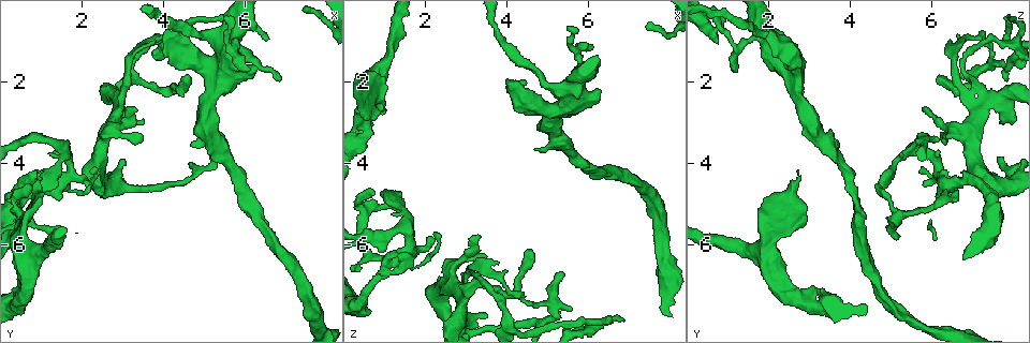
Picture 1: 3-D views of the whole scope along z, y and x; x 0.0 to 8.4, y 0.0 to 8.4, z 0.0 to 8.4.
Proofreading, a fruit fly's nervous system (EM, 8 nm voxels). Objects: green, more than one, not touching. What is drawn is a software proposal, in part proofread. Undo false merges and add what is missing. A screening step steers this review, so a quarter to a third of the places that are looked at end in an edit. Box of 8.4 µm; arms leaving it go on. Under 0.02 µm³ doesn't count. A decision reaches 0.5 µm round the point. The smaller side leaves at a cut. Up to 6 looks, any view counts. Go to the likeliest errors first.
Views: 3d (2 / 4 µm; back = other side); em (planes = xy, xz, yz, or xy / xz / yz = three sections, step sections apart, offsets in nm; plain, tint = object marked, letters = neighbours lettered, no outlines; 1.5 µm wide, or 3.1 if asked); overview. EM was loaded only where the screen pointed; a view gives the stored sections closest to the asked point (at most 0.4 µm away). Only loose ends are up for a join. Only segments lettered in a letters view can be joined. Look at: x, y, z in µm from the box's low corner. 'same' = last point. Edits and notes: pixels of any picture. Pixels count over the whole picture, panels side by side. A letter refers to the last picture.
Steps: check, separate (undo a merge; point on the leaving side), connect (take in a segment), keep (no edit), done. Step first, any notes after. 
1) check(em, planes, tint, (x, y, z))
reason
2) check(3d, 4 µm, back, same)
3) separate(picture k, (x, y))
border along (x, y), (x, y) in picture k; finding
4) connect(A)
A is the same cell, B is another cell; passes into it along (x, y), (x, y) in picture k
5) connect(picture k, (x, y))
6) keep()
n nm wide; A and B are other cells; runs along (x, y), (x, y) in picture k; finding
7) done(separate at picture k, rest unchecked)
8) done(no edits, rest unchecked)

check(em, yz, step 8, letters, (4.65, 3.50, 3.65))
thick end

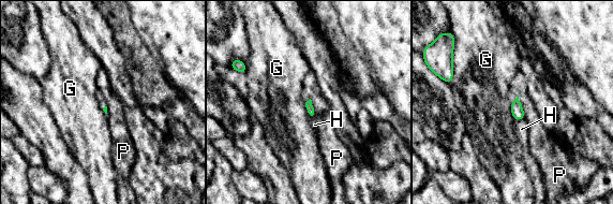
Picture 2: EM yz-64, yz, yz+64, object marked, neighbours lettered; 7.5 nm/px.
check(em, xy, step 4, letters, same)

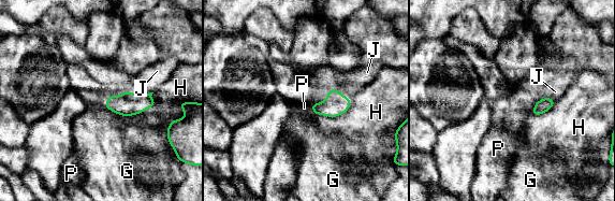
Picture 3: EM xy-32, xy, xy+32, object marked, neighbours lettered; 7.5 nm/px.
keep()
G, H, J and P are other cells; border along (103, 105), (121, 115), (140, 113) in picture 3; none of them fits

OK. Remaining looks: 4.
check(3d, 4 µm, (2.90, 2.75, 7.20))
two arms at a narrow angle

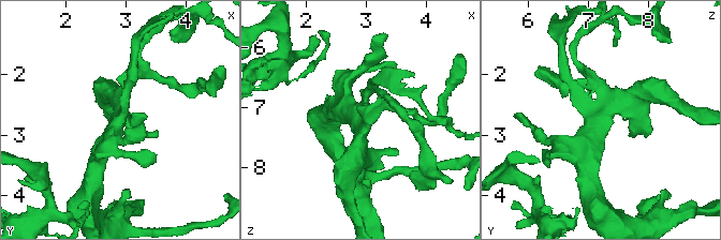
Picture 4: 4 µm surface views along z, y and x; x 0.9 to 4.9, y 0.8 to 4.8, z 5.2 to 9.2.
check(em, planes, letters, (2.85, 2.75, 7.25))
now the EM

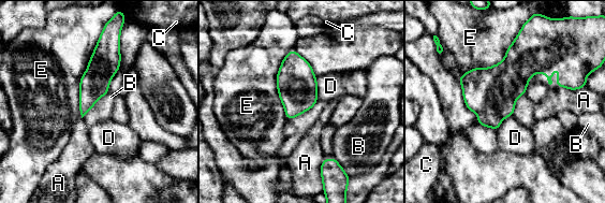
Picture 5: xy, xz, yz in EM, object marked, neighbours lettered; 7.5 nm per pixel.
keep()
E touches over 800 nm; A, B, C, D and E are other cells; continuous, no second cell

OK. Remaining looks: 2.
check(em, yz, step 4, tint, (1.10, 4.45, 6.35))
sharp bend

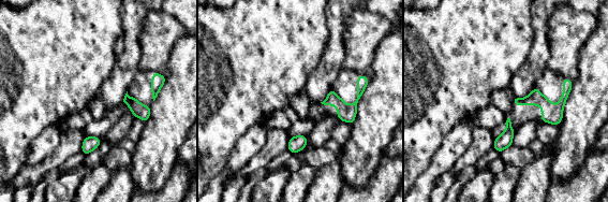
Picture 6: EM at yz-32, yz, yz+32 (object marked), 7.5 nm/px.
check(em, xz, step 4, letters, same)
cut it another way

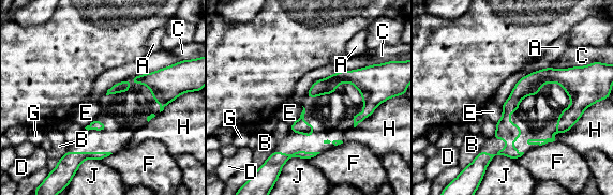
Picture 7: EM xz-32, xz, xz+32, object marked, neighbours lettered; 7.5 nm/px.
keep()
A, B, C, D, E, F, G, H and J are other cells; border along (549, 66), (531, 73) in picture 7; continuous, no second cell

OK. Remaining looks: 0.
done(no edits, rest unchecked)

